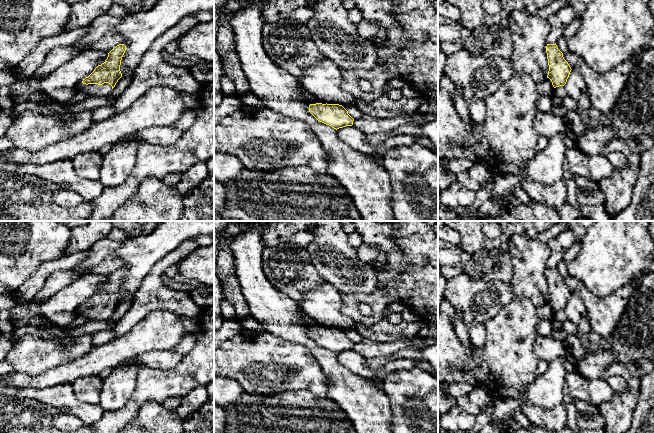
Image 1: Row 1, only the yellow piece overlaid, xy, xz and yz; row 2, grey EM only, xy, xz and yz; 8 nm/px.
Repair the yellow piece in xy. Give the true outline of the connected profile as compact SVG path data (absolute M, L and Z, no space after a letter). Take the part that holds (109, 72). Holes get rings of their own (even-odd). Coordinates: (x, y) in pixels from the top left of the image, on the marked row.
M124 44L114 47L104 63L98 65L94 71L78 86L77 94L89 97L108 96L122 77L120 71L121 60L126 51Z

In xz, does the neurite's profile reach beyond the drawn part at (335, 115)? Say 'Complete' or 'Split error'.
Split error

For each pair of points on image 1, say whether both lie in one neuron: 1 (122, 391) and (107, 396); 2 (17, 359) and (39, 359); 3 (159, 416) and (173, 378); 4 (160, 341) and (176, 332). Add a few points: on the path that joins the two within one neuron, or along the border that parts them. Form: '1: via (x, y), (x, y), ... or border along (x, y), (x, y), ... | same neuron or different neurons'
1: via (118, 391), (111, 396) | same neuron
2: via (22, 359), (34, 359) | same neuron
3: border along (161, 402), (146, 401), (138, 409) | different neurons
4: via (164, 337), (169, 332), (172, 332) | same neuron

